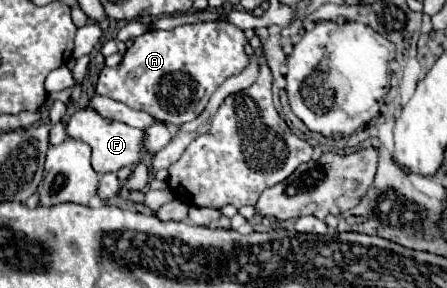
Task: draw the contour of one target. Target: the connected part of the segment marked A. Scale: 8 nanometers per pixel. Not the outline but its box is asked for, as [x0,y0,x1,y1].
[97,20,249,126]

